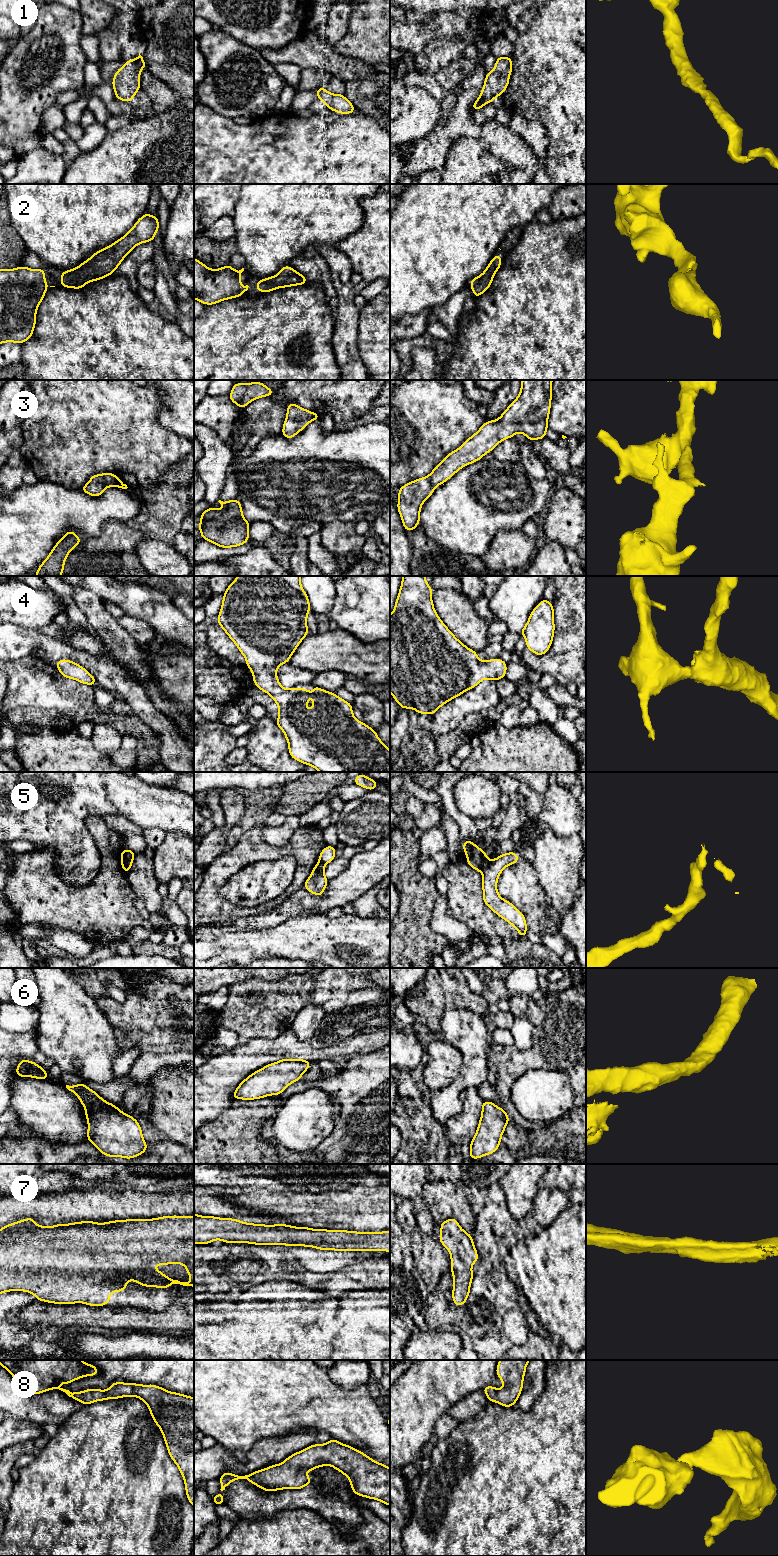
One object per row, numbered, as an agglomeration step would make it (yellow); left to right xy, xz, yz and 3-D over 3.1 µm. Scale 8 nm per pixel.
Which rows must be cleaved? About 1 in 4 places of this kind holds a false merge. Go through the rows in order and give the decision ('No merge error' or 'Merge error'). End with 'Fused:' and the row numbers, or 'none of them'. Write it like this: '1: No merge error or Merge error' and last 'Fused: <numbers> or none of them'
1: No merge error
2: No merge error
3: No merge error
4: No merge error
5: Merge error
6: Merge error
7: No merge error
8: No merge error
Fused: 5, 6

